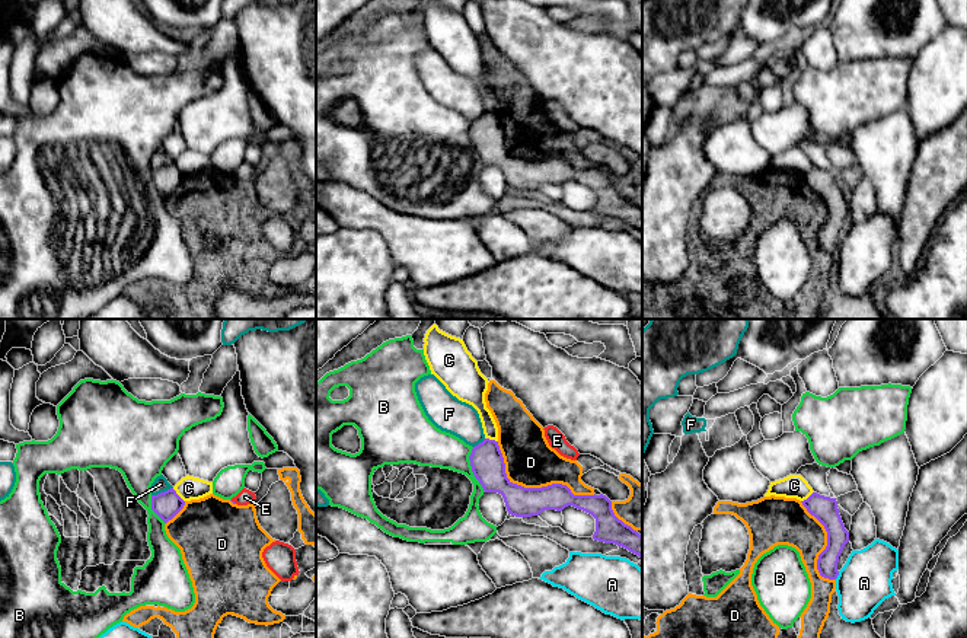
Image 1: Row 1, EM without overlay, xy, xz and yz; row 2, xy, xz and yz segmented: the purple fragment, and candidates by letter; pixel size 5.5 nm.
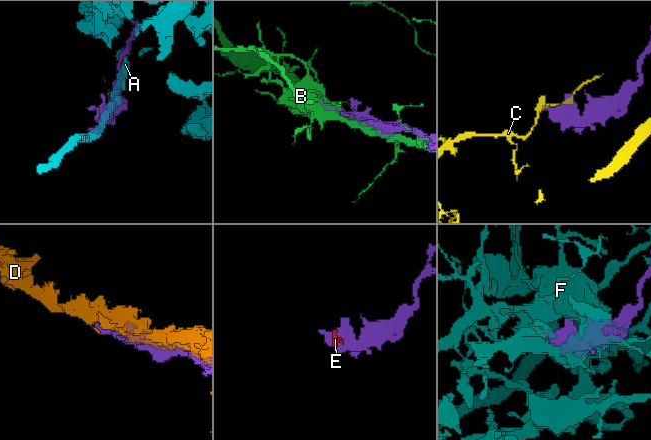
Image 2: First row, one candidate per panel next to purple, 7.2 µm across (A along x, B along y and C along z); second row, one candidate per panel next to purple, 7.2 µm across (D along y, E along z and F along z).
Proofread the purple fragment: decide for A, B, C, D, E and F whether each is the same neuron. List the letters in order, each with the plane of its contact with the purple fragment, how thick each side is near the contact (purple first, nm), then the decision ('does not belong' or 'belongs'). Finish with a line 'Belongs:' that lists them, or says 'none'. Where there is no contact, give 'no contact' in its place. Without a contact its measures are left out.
A: meets purple in yz; 120 nm thick on the purple side, 300 nm on the other; does not belong
B: meets purple in xz; 180 nm thick on the purple side, 220 nm on the other; does not belong
C: meets purple in xy; 150 nm thick on the purple side, 130 nm on the other; does not belong
D: meets purple in xz; 170 nm thick on the purple side, 280 nm on the other; does not belong
E: meets purple in xy; 20 nm thick on the purple side, 90 nm on the other; belongs
F: meets purple in xy; 150 nm thick on the purple side, 90 nm on the other; does not belong
Belongs: E

